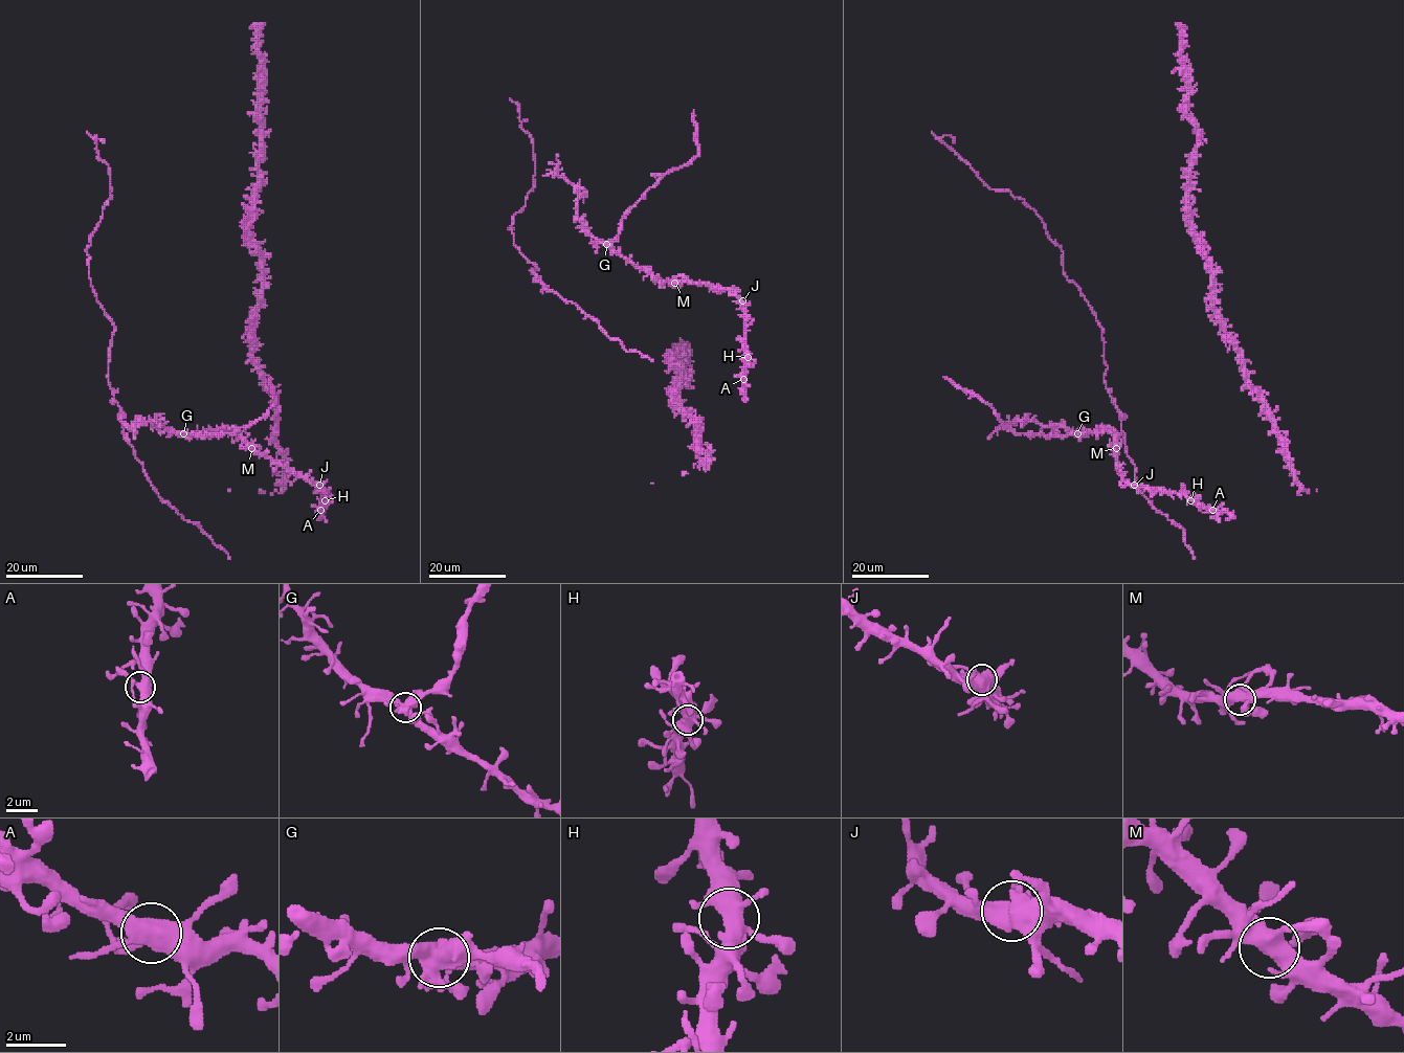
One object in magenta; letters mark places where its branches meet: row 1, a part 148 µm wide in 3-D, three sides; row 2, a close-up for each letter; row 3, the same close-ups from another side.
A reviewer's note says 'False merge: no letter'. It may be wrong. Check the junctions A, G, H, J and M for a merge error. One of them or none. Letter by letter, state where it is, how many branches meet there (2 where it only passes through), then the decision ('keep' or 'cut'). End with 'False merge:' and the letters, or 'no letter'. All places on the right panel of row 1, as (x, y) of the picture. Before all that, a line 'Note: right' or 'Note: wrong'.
Note: wrong
A: (1212, 510) | 4 | keep
G: (1077, 433) | 4 | cut
H: (1190, 500) | 4 | keep
J: (1134, 485) | 4 | keep
M: (1116, 448) | 4 | keep
False merge: G

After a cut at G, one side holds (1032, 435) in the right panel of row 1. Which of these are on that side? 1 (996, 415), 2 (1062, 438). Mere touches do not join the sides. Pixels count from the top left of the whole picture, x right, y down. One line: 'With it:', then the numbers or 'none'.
With it: 1, 2

